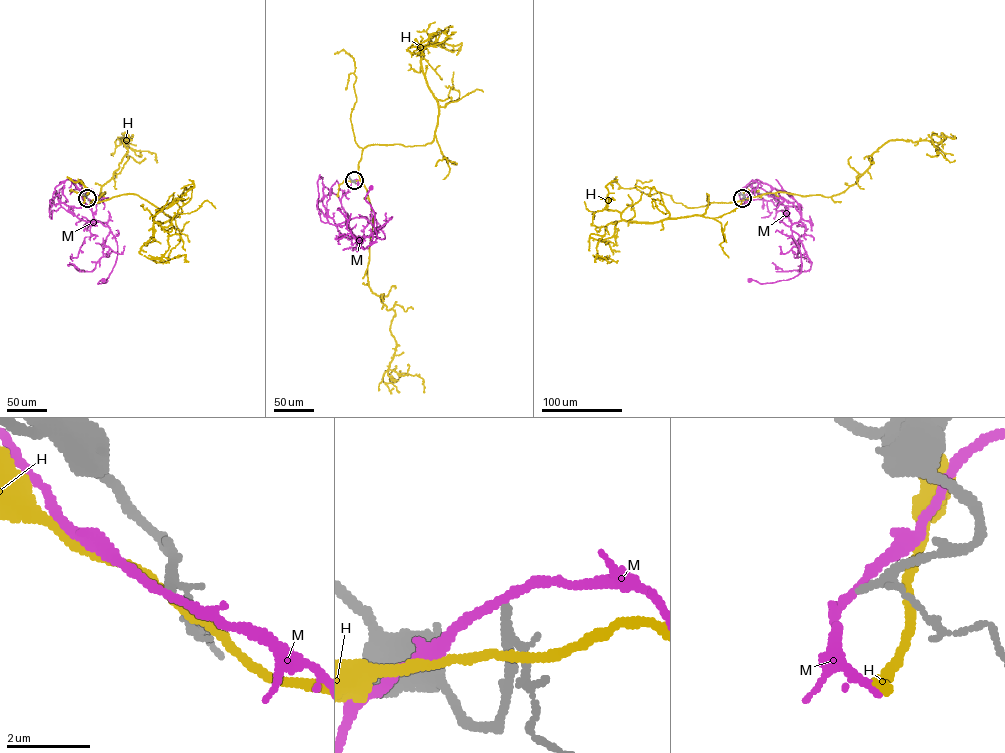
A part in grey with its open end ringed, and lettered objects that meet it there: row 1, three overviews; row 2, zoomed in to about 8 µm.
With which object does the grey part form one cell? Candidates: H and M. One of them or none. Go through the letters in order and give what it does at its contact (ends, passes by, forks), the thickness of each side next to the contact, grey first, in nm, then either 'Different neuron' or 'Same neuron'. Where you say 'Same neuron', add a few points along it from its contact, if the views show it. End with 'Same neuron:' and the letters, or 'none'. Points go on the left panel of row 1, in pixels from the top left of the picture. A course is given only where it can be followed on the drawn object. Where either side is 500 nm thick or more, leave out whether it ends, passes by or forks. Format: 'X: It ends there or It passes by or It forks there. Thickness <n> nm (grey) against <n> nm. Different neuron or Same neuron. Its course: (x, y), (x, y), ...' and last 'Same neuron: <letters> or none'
H: It passes by. Thickness 140 nm (grey) against 200 nm. Different neuron
M: It passes by. Thickness 140 nm (grey) against 200 nm. Different neuron
Same neuron: none

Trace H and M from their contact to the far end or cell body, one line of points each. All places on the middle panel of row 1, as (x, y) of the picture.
H: (355, 181), (367, 146), (433, 140), (438, 101), (421, 57), (437, 34), (417, 46), (422, 50), (455, 31)
M: (354, 180), (341, 199), (349, 230), (361, 238), (377, 228), (383, 239), (365, 199), (371, 187)

